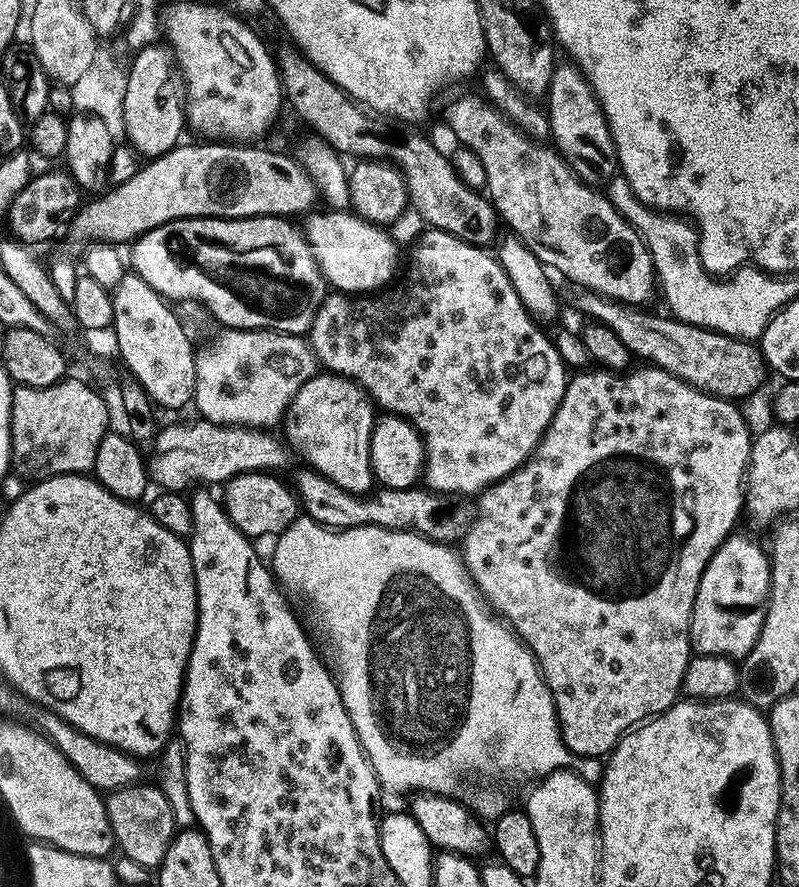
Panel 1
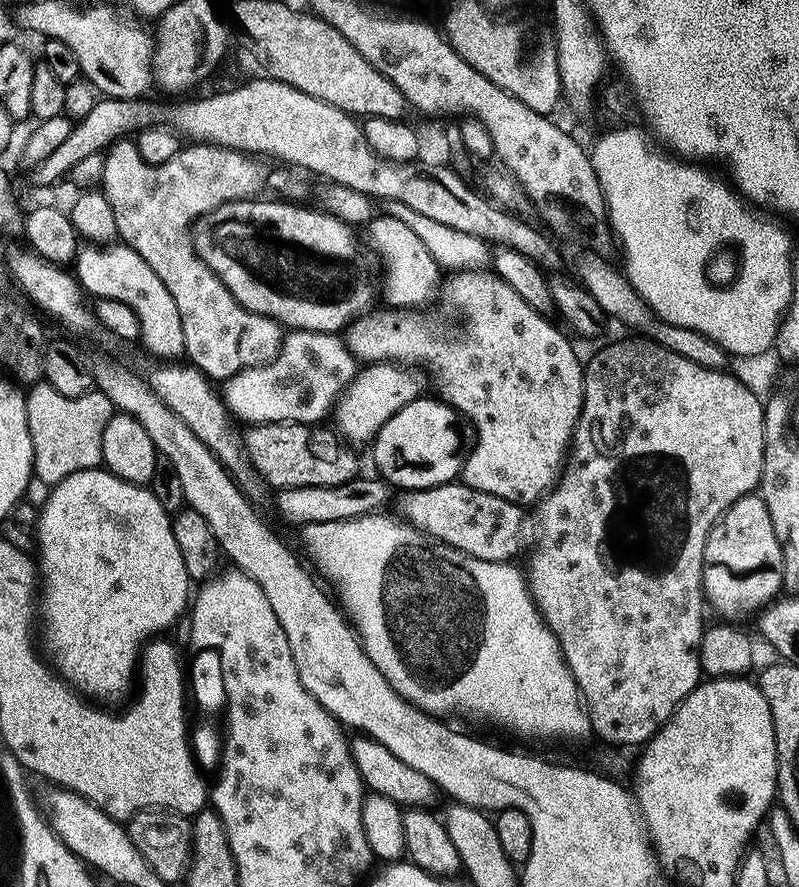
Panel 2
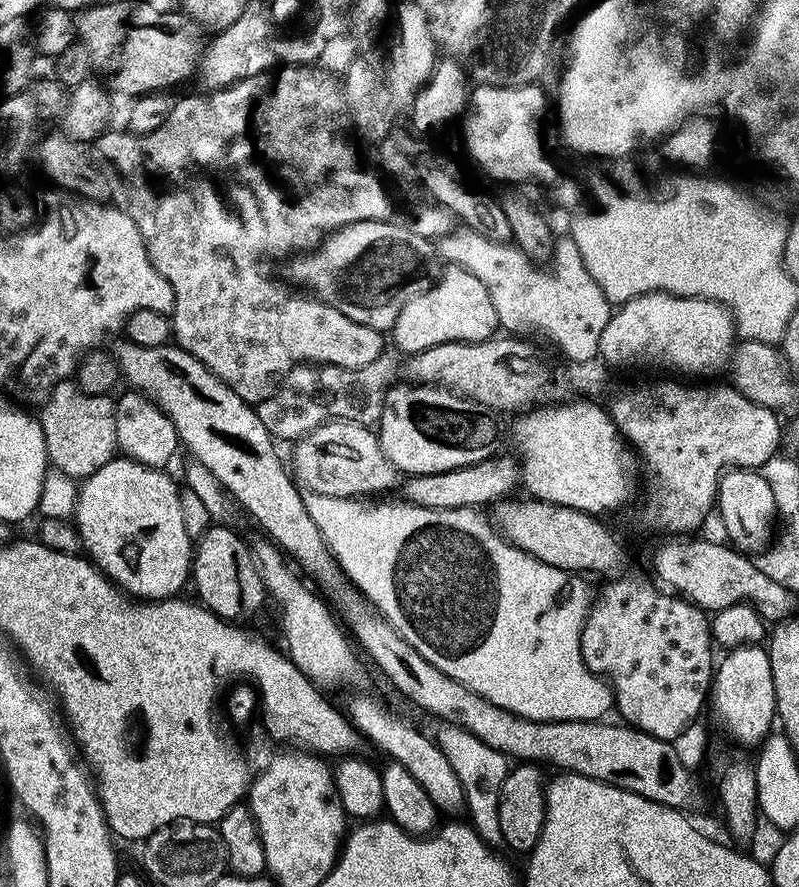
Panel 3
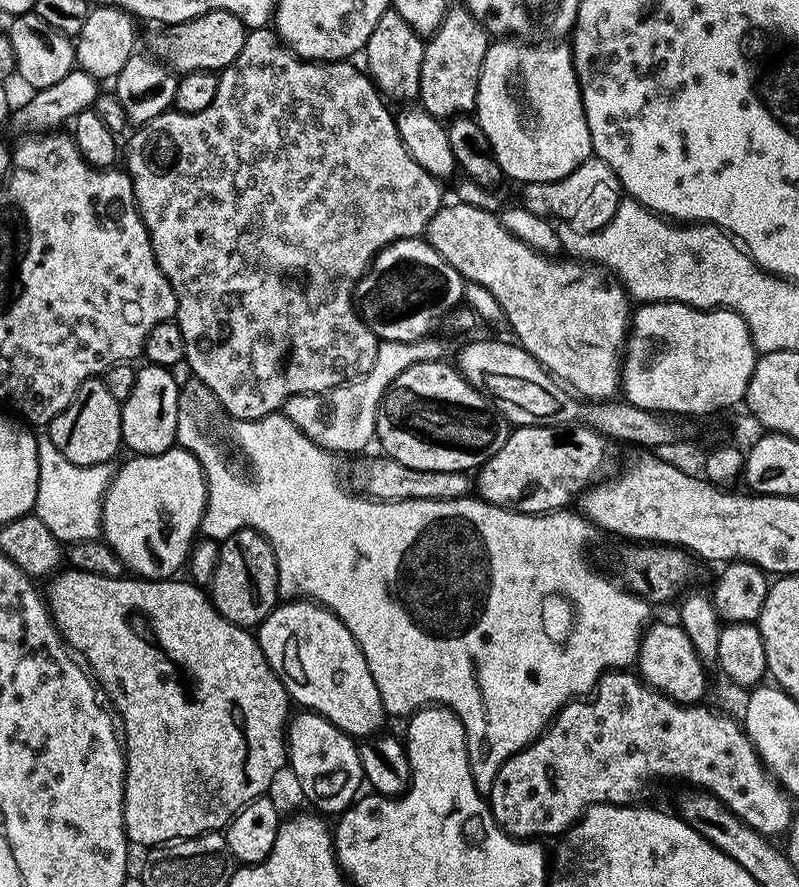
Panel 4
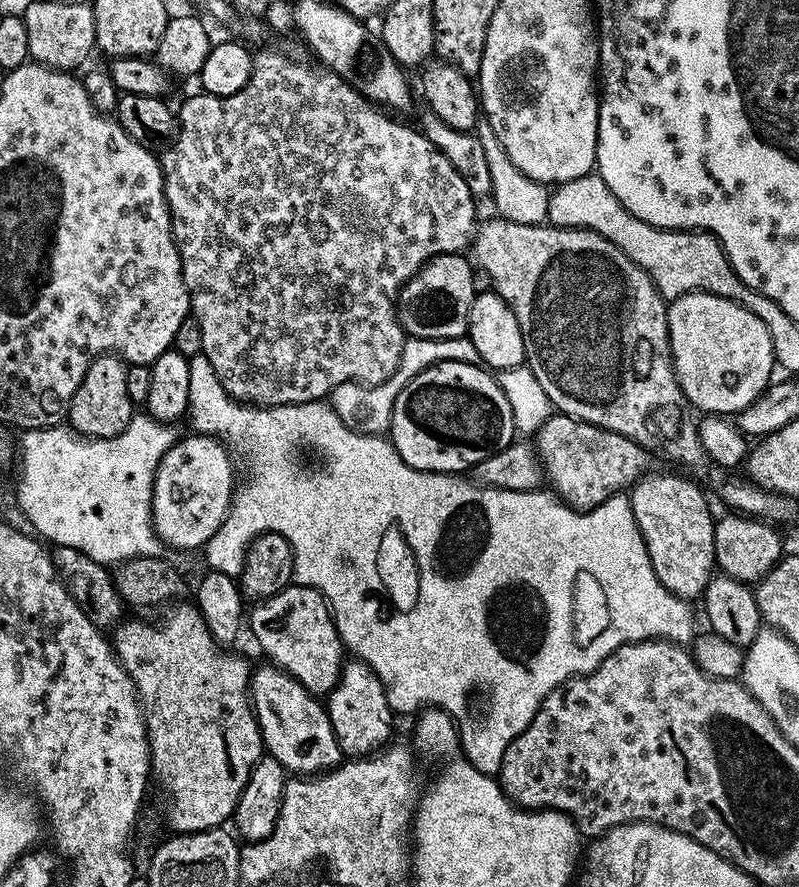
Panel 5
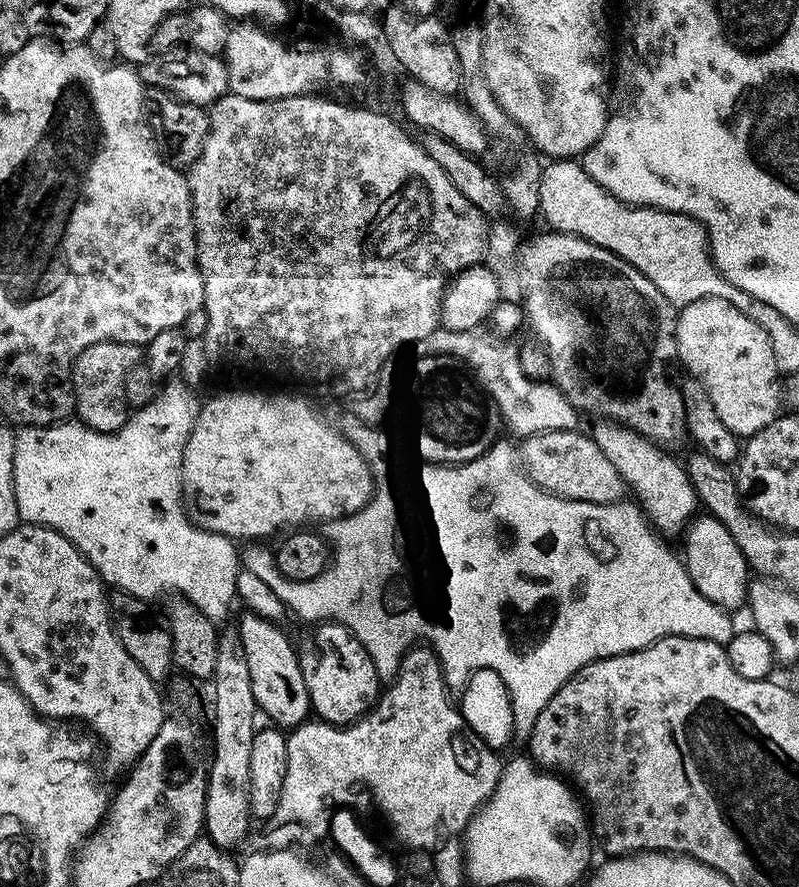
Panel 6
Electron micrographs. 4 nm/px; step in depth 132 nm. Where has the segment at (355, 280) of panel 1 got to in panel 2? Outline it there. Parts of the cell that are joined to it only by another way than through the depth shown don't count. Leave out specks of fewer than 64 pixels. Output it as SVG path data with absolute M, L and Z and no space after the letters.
M376 214L366 224L366 230L368 230L367 247L375 255L377 252L388 267L388 281L385 282L384 288L388 291L386 302L389 307L410 310L421 307L424 305L422 303L437 295L442 282L442 268L409 226L398 222L397 218Z

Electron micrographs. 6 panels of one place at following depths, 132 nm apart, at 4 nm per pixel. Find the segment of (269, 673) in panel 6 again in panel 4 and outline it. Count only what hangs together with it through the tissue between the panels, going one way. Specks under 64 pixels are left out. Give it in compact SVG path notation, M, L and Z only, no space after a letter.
M300 710L289 719L286 729L286 760L306 795L312 796L321 813L339 814L355 804L365 787L357 741L334 726L325 716Z

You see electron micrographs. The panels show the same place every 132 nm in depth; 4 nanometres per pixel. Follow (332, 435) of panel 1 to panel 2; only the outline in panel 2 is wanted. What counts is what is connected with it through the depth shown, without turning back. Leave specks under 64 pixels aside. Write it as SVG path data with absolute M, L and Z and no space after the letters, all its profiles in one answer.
M399 362L370 364L361 369L353 380L347 381L334 404L334 427L352 446L371 445L384 423L411 400L421 399L424 384L426 388L425 377L417 369Z

